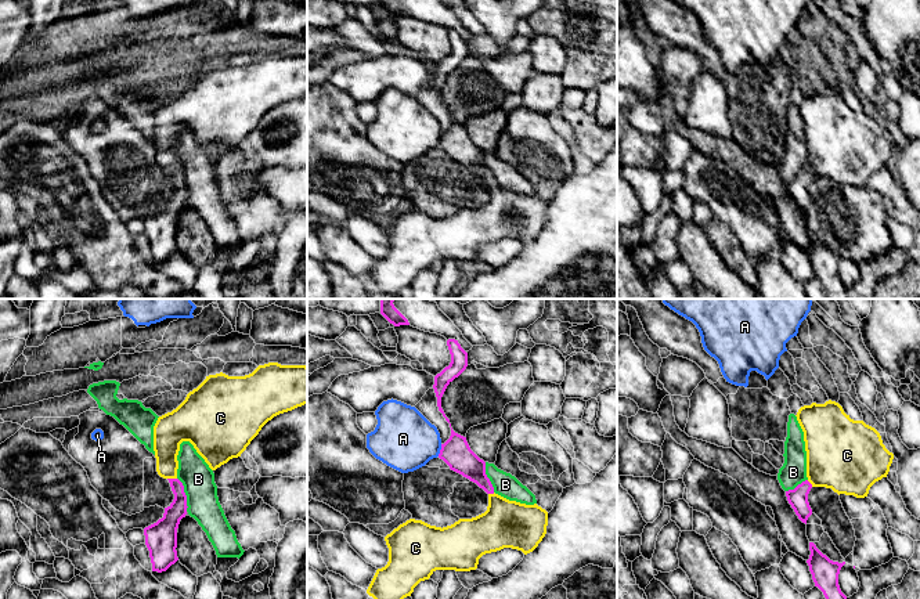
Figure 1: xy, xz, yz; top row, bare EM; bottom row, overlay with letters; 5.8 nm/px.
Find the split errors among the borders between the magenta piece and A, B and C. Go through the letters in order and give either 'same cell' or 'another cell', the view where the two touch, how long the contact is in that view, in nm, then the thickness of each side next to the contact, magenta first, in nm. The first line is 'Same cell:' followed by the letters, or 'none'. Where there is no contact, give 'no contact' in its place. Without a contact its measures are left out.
Same cell: C
A: another cell; meets magenta in xz; contact 80 nm long; 170 nm thick on the magenta side, 360 nm on the other
B: another cell; meets magenta in xy; contact 200 nm long; 150 nm thick on the magenta side, 190 nm on the other
C: same cell; meets magenta in xy; contact 60 nm long; 110 nm thick on the magenta side, 170 nm on the other

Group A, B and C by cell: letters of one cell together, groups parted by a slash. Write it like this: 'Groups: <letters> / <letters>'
Groups: A / B / C

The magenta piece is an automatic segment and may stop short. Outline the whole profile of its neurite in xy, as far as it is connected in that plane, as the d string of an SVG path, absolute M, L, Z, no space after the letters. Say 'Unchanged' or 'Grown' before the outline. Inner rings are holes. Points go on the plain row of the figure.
Grown. M268 53L245 66L228 66L223 62L209 65L176 100L158 108L154 116L156 162L169 170L174 190L165 198L162 209L144 219L152 261L166 261L178 250L177 219L188 198L184 176L177 169L180 134L190 131L209 158L216 160L230 149L241 147L268 111L304 94L307 94L307 57Z

